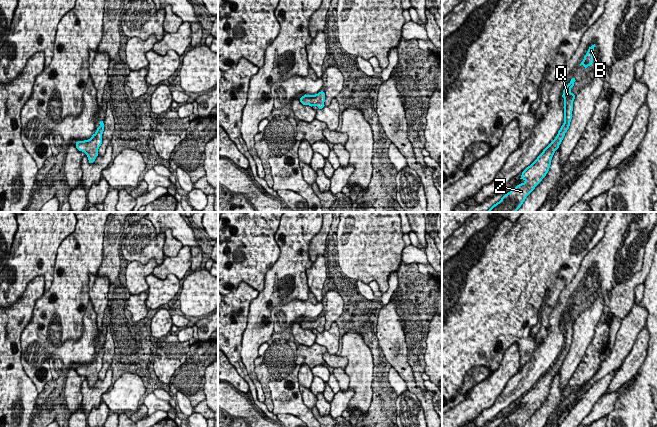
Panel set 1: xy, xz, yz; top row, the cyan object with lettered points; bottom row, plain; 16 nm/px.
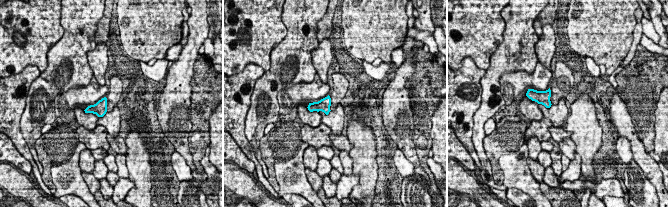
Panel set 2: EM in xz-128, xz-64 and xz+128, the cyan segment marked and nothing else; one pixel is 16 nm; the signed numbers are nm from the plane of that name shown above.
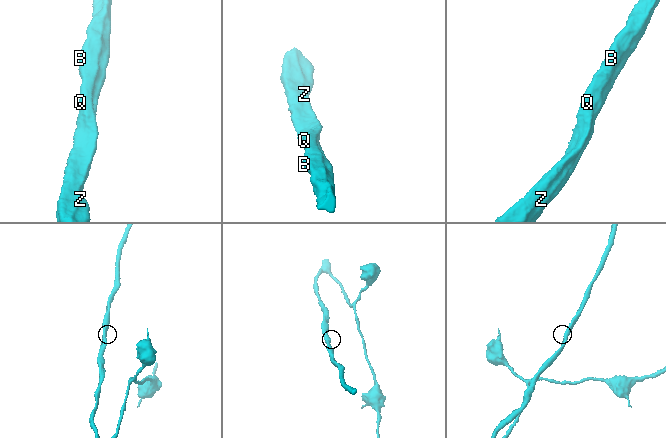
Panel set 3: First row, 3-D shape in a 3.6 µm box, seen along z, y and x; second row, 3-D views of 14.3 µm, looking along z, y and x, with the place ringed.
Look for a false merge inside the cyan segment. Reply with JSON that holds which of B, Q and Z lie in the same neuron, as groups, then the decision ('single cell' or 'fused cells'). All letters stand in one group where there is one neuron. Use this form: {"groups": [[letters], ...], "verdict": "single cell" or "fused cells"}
{"groups": [["B", "Q", "Z"]], "verdict": "single cell"}

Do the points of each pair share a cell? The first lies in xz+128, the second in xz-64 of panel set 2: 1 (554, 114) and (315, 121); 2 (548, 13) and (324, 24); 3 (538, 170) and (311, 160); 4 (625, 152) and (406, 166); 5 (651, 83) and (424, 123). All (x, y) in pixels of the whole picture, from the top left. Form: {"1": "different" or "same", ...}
{"1": "different", "2": "same", "3": "different", "4": "same", "5": "same"}

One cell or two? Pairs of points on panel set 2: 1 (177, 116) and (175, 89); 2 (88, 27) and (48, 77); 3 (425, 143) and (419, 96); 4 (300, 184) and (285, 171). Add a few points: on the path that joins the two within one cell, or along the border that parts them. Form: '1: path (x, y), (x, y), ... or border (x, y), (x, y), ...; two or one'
1: path (175, 109), (175, 96); one
2: path (78, 39), (68, 57), (60, 65); one
3: path (422, 131), (422, 108); one
4: path (296, 181), (289, 175); one

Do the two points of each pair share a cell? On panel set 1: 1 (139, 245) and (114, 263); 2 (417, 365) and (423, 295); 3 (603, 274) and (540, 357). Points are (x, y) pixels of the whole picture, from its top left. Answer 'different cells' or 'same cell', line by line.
1: different cells
2: same cell
3: same cell

